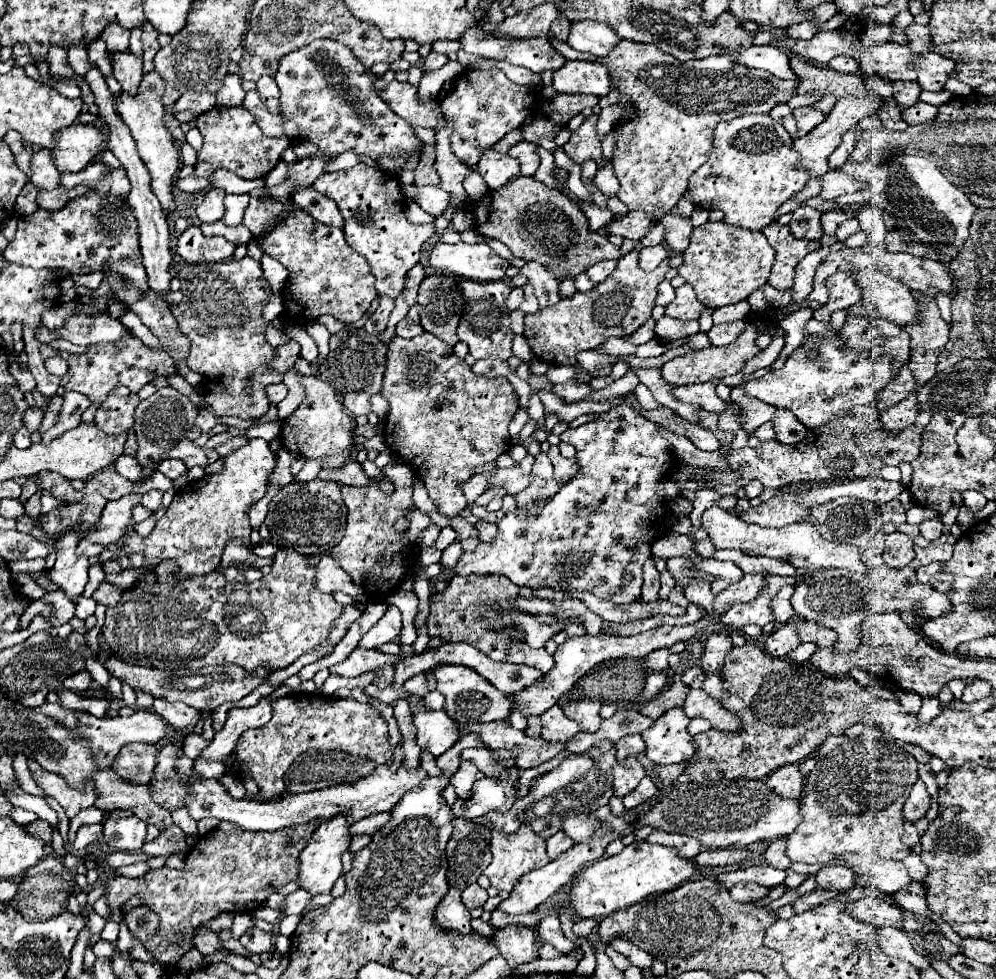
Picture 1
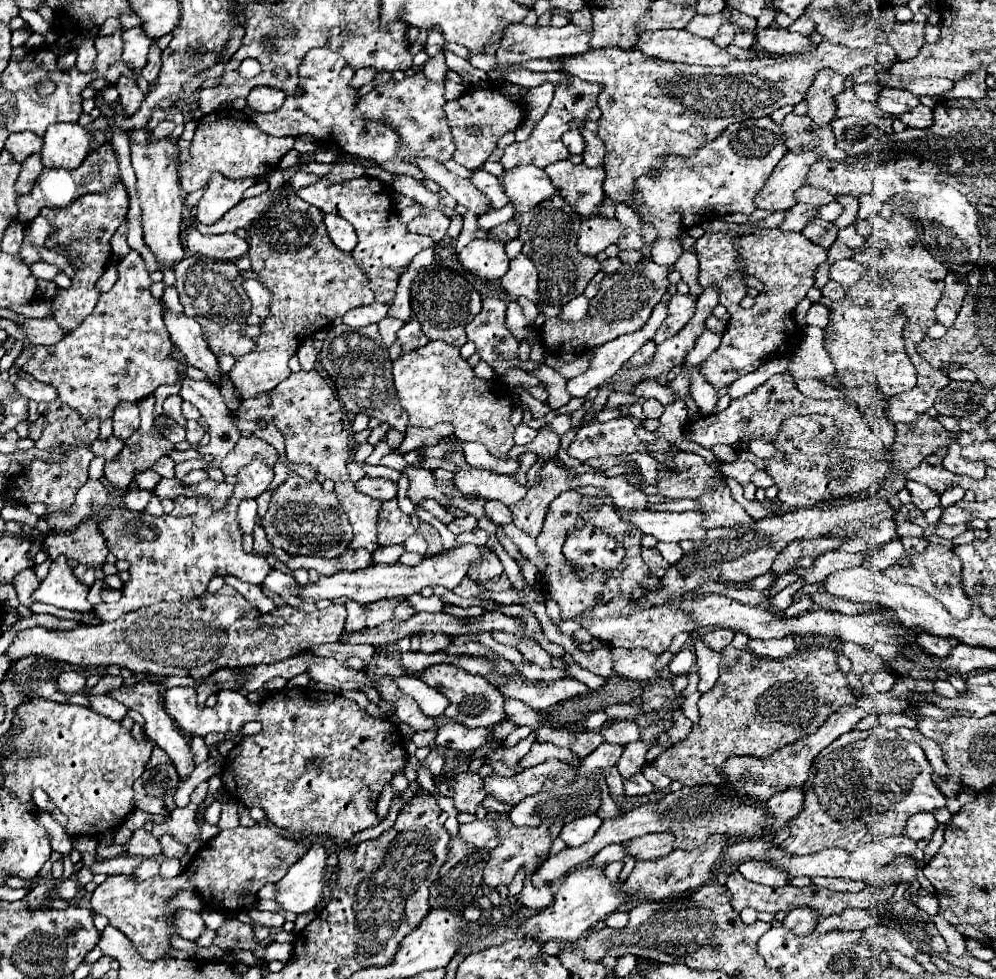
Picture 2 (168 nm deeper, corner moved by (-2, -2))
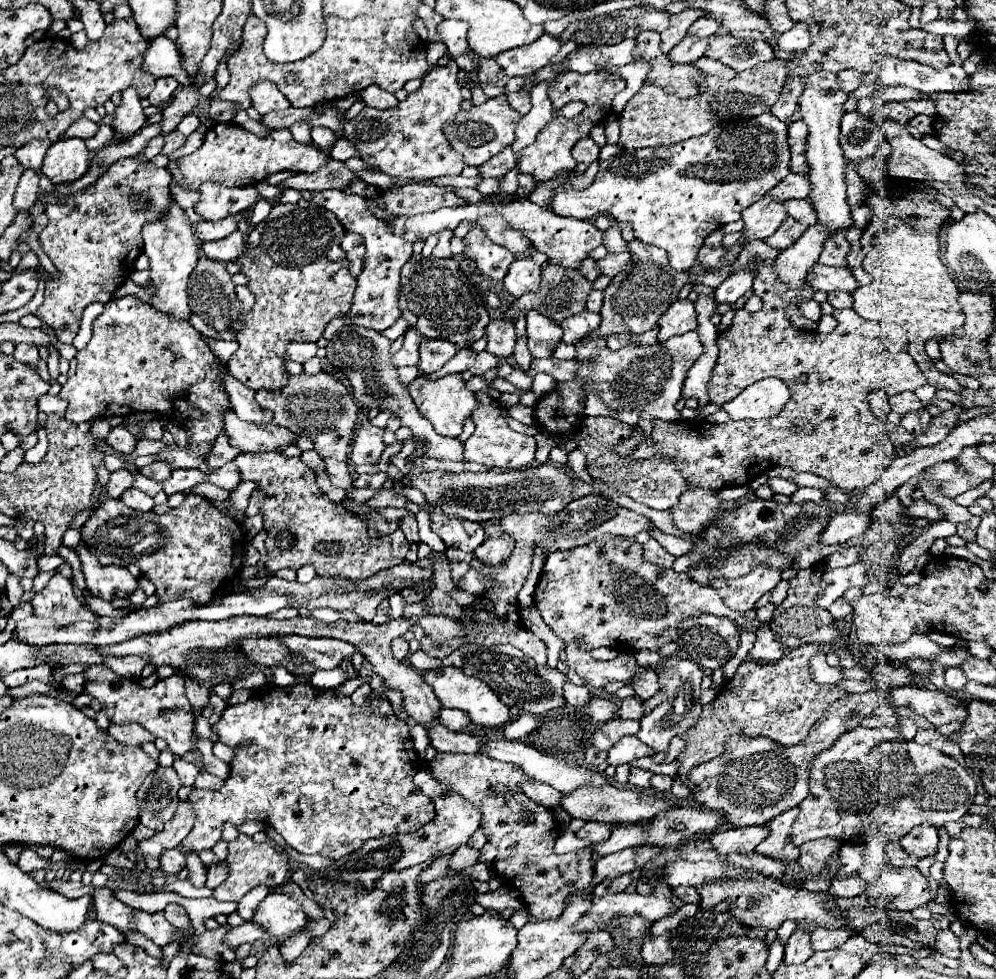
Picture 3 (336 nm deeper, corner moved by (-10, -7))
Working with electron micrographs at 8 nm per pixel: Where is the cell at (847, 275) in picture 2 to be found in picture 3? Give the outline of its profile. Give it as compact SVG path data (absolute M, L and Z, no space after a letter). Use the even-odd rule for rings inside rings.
M812 265L808 269L808 275L804 279L804 283L808 283L814 289L820 291L848 291L852 293L854 289L858 289L858 281L854 279L850 269L842 269L842 267L826 267L826 265Z

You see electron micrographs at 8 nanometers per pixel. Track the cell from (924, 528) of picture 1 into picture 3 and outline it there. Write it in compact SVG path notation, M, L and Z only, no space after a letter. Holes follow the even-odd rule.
M980 517L978 519L970 519L968 523L958 523L958 535L966 541L976 541L976 529L980 525Z

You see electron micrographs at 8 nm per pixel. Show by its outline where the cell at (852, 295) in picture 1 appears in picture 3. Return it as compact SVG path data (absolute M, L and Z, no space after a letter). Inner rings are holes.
M830 291L828 293L828 303L834 309L850 309L852 307L852 295L844 291Z

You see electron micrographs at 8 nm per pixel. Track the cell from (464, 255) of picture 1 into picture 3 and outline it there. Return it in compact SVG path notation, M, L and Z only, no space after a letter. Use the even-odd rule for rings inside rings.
M474 227L466 233L464 245L464 255L476 263L482 275L494 281L502 281L506 277L514 255L504 247L496 247L480 227Z

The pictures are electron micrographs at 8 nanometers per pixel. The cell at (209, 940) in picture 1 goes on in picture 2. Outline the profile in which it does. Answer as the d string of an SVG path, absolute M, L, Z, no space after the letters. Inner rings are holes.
M180 910L178 918L174 920L176 926L176 934L184 940L198 940L200 934L206 930L206 924L202 920L202 916L198 912L192 910Z

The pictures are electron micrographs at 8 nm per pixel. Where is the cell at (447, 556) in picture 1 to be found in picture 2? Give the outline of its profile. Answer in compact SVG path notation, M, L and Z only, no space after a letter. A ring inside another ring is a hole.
M434 340L418 350L402 352L392 370L400 406L408 412L410 426L432 428L438 422L450 422L456 430L456 438L480 442L496 458L506 456L514 446L514 426L510 424L512 394L508 386L500 380L476 378L472 366L460 356L458 348Z

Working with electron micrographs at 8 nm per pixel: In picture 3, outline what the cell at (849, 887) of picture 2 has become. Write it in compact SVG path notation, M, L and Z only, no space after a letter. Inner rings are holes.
M848 875L842 879L832 879L828 893L834 897L856 897L864 891L864 887L866 883L858 875Z

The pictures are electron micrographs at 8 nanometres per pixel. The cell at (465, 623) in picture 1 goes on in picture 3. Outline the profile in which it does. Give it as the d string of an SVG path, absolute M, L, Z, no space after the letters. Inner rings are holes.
M498 535L498 537L486 537L482 541L482 547L474 551L474 555L484 563L484 565L498 565L502 563L514 549L514 539L512 535Z

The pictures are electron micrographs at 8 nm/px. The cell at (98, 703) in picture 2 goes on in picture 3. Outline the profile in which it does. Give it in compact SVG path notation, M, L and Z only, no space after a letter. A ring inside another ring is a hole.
M130 723L130 725L110 725L108 733L124 743L124 745L144 745L144 743L154 743L154 735L148 733L142 725L138 723Z

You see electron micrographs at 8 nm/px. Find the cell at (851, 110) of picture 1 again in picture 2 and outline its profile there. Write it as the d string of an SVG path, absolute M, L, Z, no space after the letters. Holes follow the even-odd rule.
M814 150L786 152L786 156L778 162L772 176L768 178L766 186L760 190L756 206L774 212L794 206L798 202L794 192L806 184L806 174L814 162L818 162L818 154Z

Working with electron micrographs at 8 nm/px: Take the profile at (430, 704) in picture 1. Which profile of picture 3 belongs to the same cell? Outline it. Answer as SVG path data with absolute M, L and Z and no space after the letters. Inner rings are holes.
M444 709L440 711L440 723L450 729L450 731L466 731L470 729L472 721L470 717L466 717L464 711L458 711L458 709Z

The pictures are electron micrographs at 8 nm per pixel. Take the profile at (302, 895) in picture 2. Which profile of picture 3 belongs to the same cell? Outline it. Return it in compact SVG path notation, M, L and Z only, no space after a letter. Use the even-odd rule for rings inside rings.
M270 893L254 909L252 921L258 923L274 941L284 941L308 923L300 903L292 895L284 893Z

